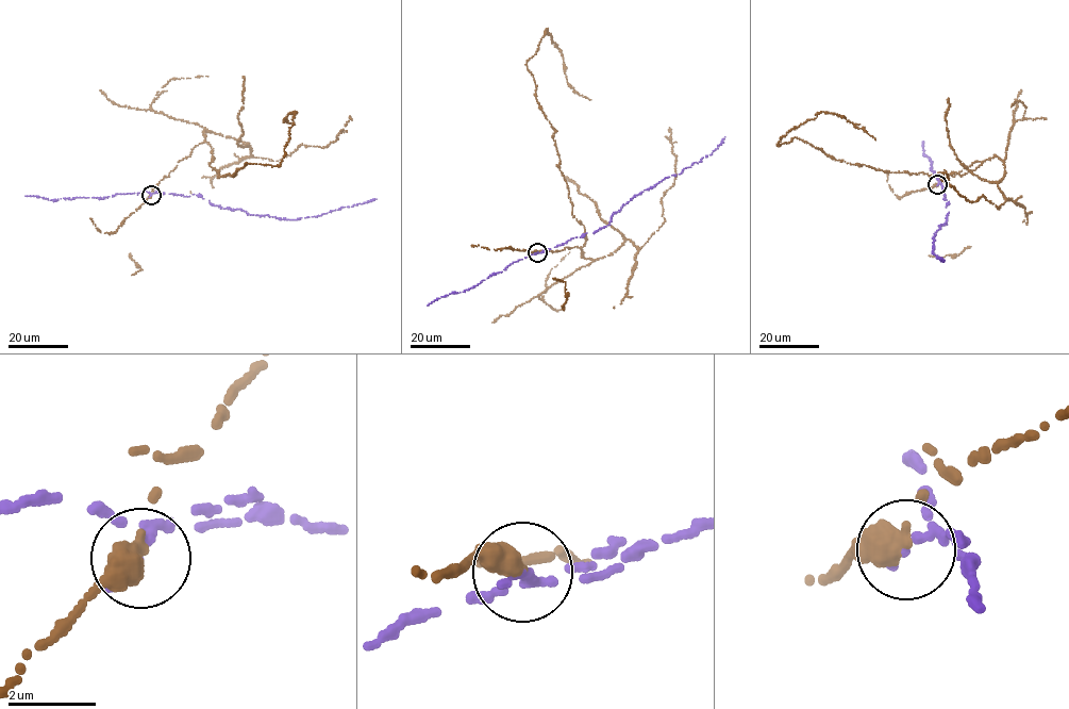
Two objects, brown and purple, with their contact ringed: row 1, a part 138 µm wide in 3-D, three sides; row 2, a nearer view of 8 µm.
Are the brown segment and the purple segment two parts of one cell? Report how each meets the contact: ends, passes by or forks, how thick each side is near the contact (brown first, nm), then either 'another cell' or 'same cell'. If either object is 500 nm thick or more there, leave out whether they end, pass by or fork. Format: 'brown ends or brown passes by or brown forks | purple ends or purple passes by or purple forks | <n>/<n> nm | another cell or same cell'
brown passes by | purple ends | 360/180 nm | another cell

